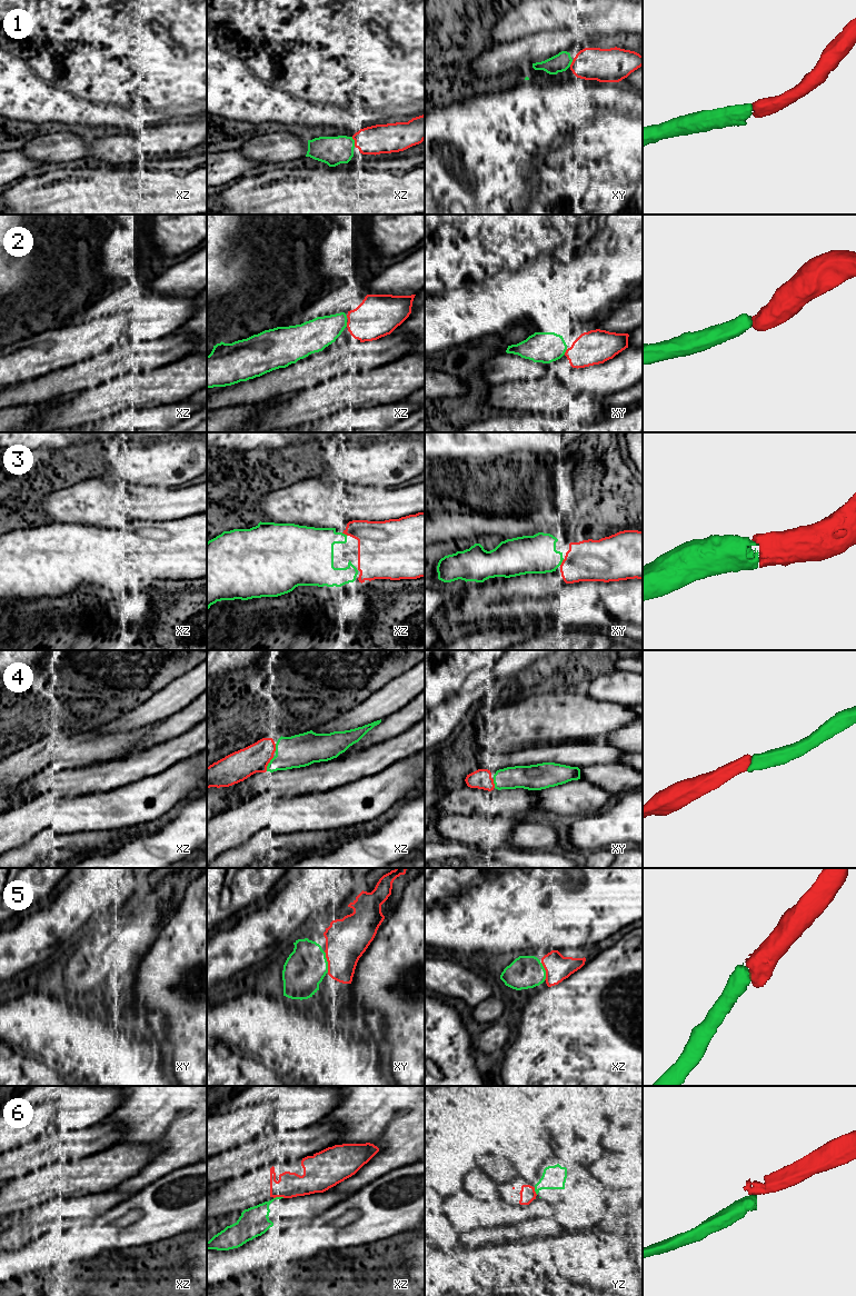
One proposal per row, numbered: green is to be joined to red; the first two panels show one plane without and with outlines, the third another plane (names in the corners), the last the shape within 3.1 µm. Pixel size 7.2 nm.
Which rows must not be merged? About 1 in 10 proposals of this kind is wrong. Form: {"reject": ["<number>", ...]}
{"reject": ["6"]}

